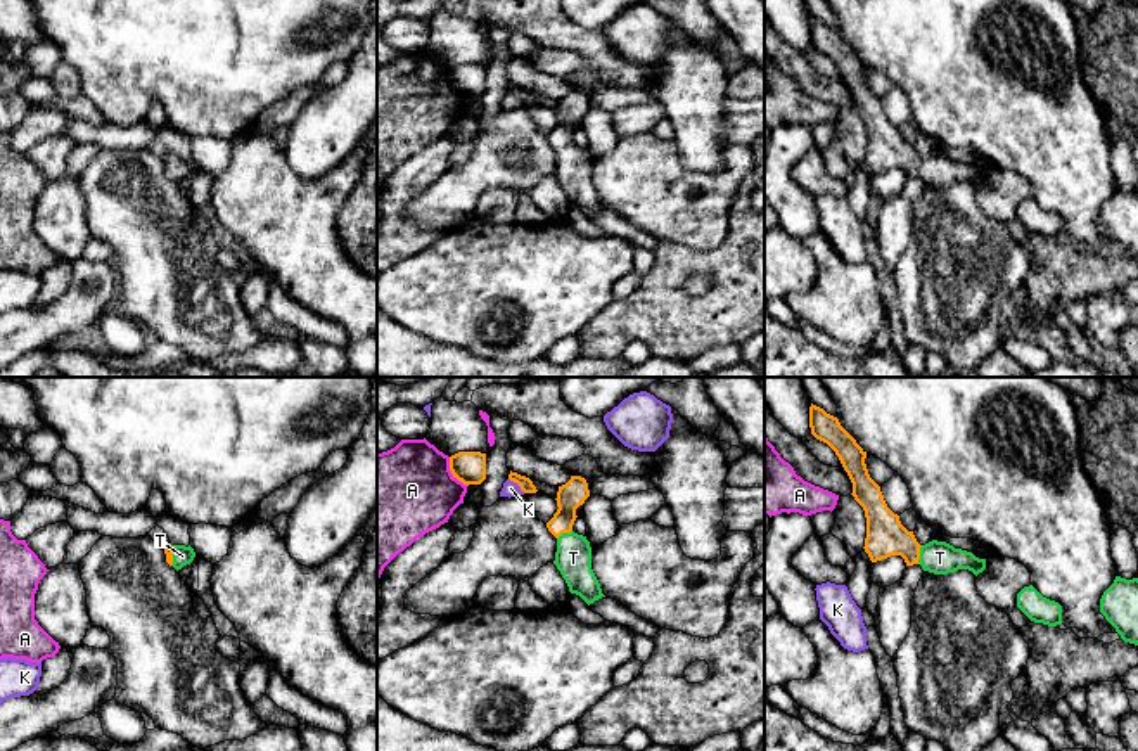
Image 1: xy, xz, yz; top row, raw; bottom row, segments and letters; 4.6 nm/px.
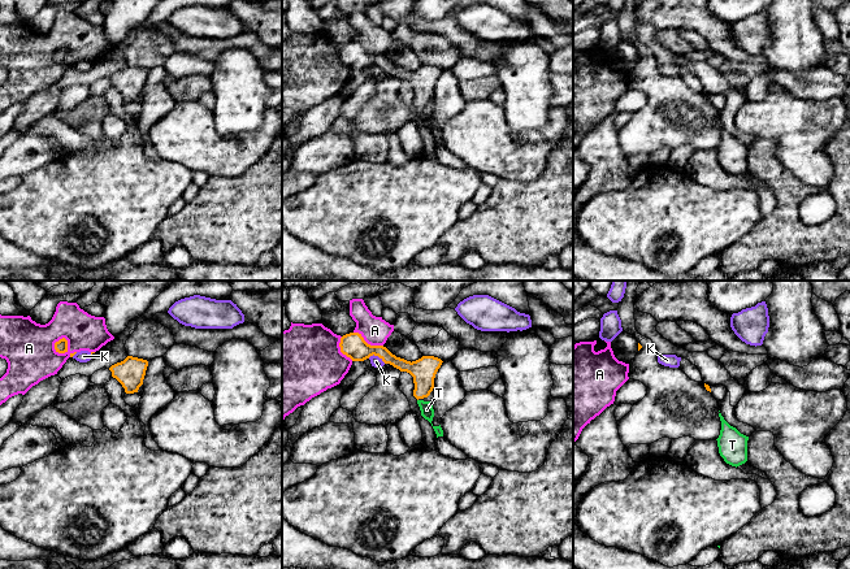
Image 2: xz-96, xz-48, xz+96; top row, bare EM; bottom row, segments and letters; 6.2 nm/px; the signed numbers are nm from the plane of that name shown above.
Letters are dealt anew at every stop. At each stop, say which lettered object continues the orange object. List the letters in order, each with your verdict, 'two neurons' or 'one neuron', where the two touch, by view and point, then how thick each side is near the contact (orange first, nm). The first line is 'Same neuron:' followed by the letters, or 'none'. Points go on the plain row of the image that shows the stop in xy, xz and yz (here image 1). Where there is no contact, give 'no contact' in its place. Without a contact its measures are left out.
Same neuron: T
A: two neurons; meets orange in xz at (452, 85); 150 nm thick on the orange side, 420 nm on the other
K: two neurons; meets orange in xz at (517, 96); 70 nm thick on the orange side, 70 nm on the other
T: one neuron; meets orange in yz at (919, 166); 180 nm thick on the orange side, 160 nm on the other

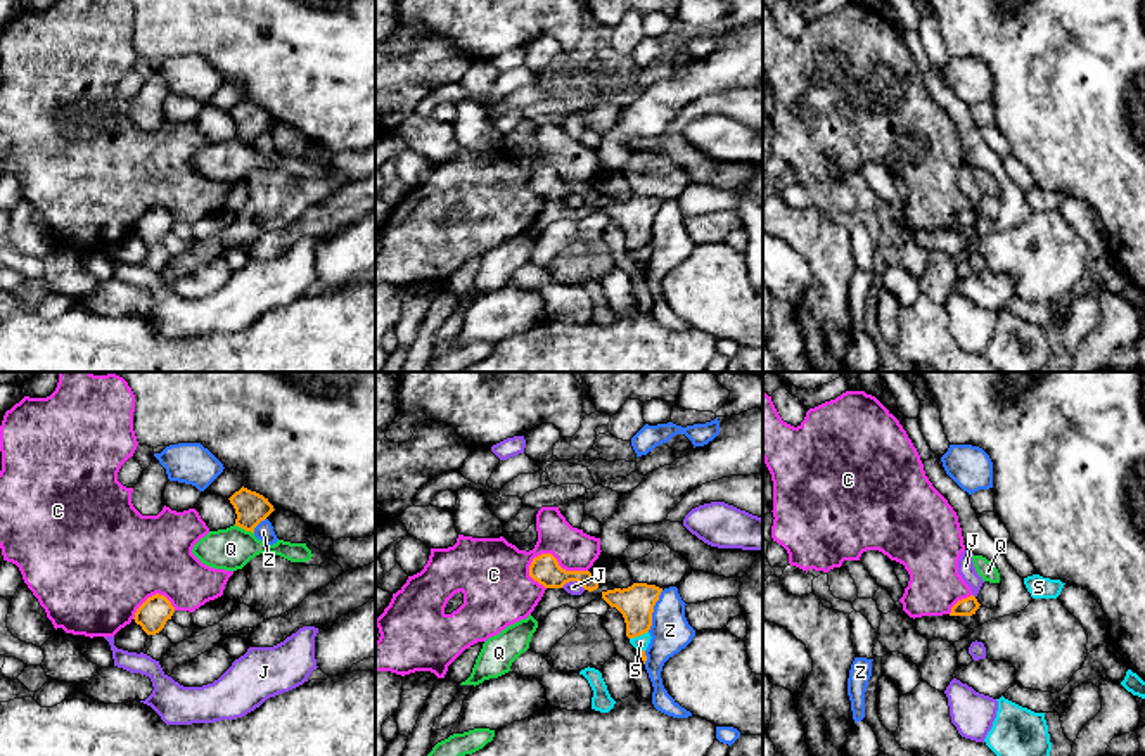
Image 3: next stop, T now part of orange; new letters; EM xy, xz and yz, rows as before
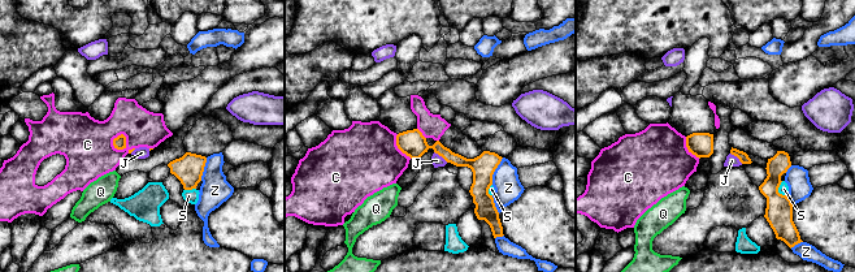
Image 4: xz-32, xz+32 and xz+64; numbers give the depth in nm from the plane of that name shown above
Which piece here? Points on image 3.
Same neuron: none
C: two neurons; meets orange in xz at (556, 173); 140 nm thick on the orange side, 240 nm on the other
J: two neurons; meets orange in xz at (573, 192); 140 nm thick on the orange side, 60 nm on the other
Q: two neurons; meets orange in xy at (244, 140); 150 nm thick on the orange side, 200 nm on the other
S: two neurons; meets orange in xz at (639, 248); 160 nm thick on the orange side, 70 nm on the other
Z: two neurons; meets orange in xz at (652, 224); 160 nm thick on the orange side, 180 nm on the other

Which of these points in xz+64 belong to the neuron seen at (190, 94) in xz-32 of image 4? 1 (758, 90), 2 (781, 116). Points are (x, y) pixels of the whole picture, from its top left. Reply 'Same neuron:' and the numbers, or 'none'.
Same neuron: none

